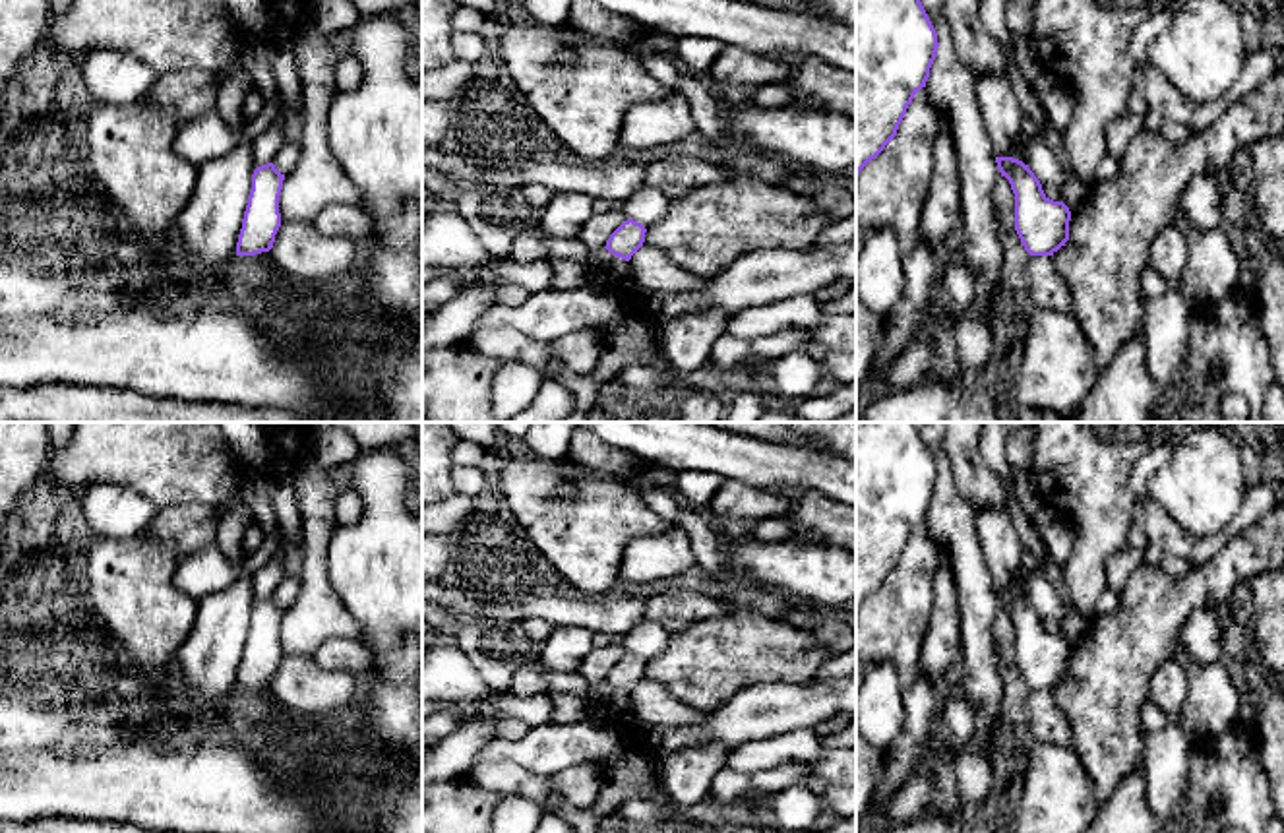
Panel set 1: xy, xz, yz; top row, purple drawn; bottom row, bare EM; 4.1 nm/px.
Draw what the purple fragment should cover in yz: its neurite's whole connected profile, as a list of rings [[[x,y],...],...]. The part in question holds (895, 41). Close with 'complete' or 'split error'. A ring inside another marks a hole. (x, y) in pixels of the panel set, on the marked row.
[[[856,0],[856,176],[897,136],[937,46],[920,0]]]; complete

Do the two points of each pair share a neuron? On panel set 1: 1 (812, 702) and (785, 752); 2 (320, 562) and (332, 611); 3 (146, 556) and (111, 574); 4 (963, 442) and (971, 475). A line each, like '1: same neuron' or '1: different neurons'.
1: different neurons
2: same neuron
3: same neuron
4: same neuron

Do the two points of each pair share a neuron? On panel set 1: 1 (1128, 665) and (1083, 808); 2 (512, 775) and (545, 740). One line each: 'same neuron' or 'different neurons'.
1: different neurons
2: different neurons

